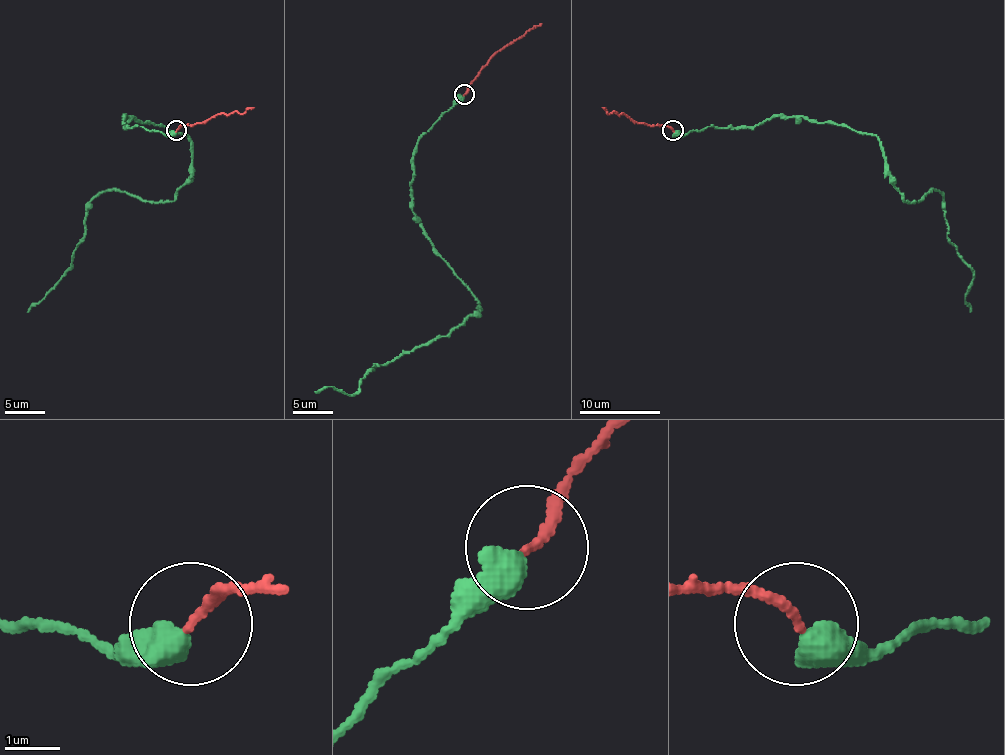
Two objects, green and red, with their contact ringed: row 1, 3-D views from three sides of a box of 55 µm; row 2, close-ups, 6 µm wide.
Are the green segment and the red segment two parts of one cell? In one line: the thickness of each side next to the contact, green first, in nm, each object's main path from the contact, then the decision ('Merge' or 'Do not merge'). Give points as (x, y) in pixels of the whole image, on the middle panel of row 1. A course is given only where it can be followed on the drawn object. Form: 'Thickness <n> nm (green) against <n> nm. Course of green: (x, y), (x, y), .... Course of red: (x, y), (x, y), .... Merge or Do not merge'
Thickness 550 nm (green) against 160 nm. Course of green: (462, 96), (418, 140), (412, 213), (478, 301), (476, 311), (372, 368), (353, 394), (315, 392). Course of red: (464, 94), (470, 81), (499, 51), (541, 23). Merge

